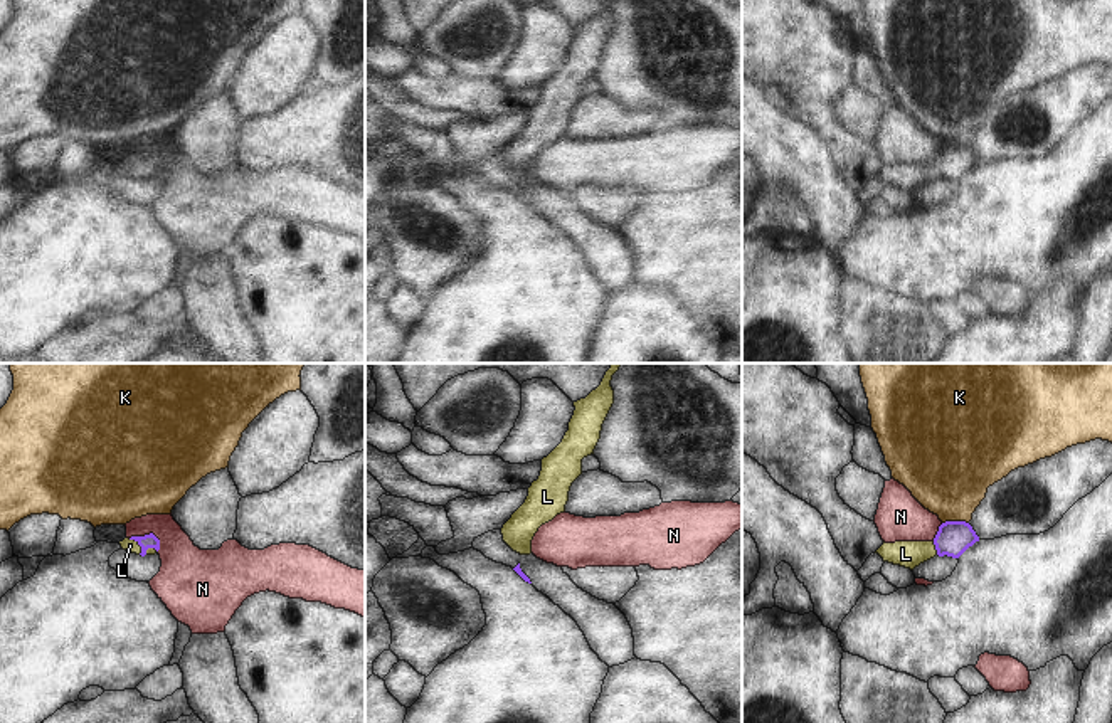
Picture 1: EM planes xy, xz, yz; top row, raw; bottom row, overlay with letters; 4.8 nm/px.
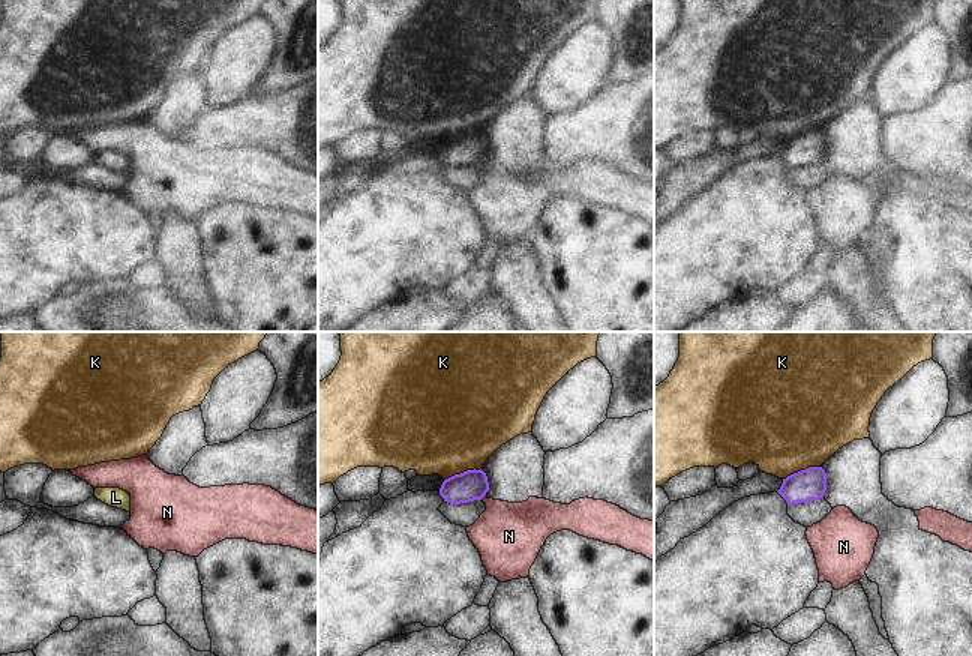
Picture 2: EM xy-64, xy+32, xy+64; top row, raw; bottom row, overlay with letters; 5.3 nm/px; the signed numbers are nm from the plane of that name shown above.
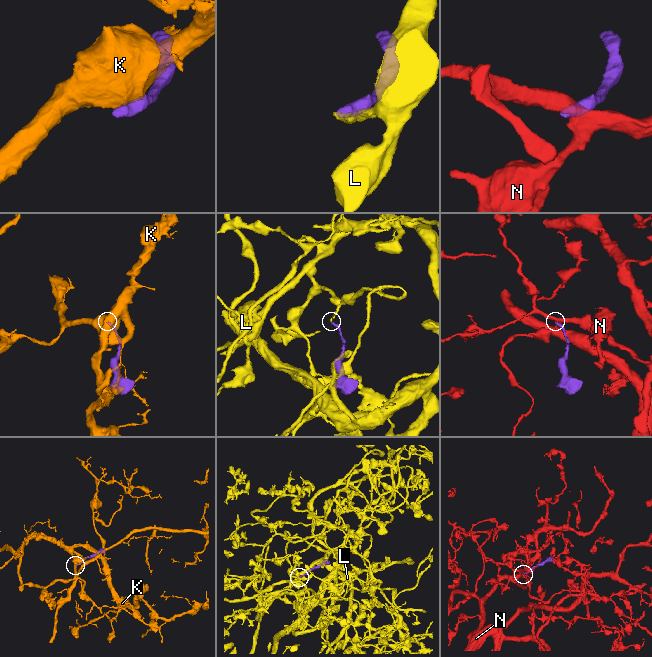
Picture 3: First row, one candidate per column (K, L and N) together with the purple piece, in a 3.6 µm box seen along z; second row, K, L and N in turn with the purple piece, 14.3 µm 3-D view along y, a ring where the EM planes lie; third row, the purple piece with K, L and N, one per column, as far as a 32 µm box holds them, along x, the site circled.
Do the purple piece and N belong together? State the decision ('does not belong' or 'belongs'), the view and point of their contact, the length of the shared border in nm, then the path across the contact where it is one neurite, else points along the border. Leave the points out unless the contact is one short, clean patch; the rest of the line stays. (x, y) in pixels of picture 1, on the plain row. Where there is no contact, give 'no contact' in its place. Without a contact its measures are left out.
does not belong | xy (148, 158) | 160 nm | along xy (130, 160), (152, 157), (158, 163), (160, 172)

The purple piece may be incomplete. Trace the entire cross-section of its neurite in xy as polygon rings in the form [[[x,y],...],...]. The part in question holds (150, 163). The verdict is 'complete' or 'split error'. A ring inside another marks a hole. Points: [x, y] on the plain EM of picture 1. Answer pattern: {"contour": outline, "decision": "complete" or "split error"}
{"contour": [[[150,156],[145,160],[131,160],[119,165],[121,172],[136,178],[155,178],[160,173],[160,163]]], "decision": "split error"}

